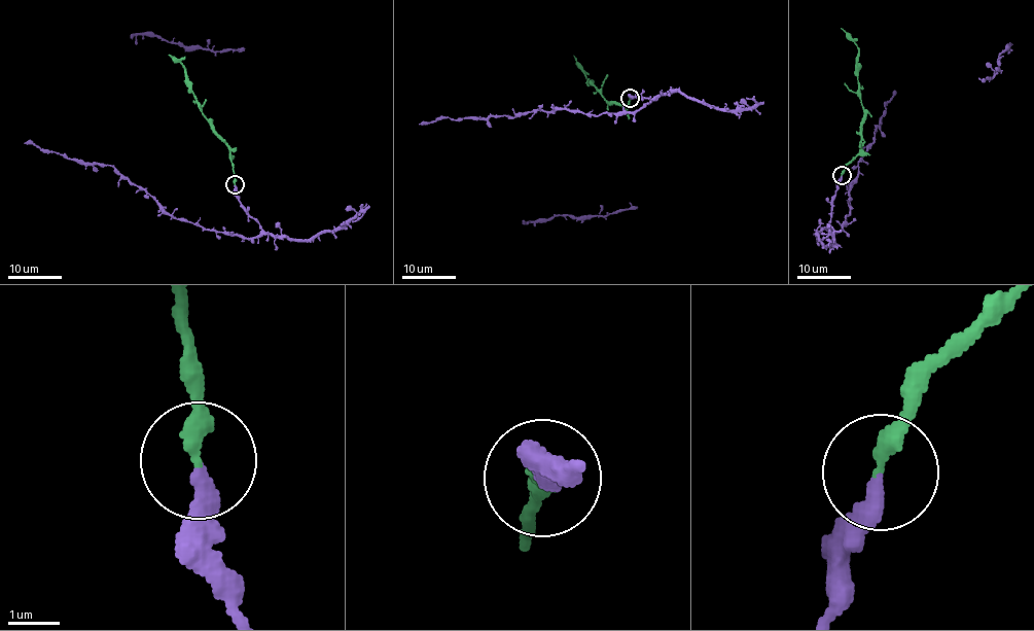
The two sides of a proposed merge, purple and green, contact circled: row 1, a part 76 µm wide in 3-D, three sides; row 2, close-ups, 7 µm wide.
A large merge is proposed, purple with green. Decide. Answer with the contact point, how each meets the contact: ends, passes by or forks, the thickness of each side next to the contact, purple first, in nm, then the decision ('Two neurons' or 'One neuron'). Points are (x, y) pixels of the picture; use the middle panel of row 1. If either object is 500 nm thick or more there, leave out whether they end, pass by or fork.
Place: (630, 98). At the ring purple ends. At the ring green ends. Thickness 320 nm (purple) against 320 nm. One neuron

